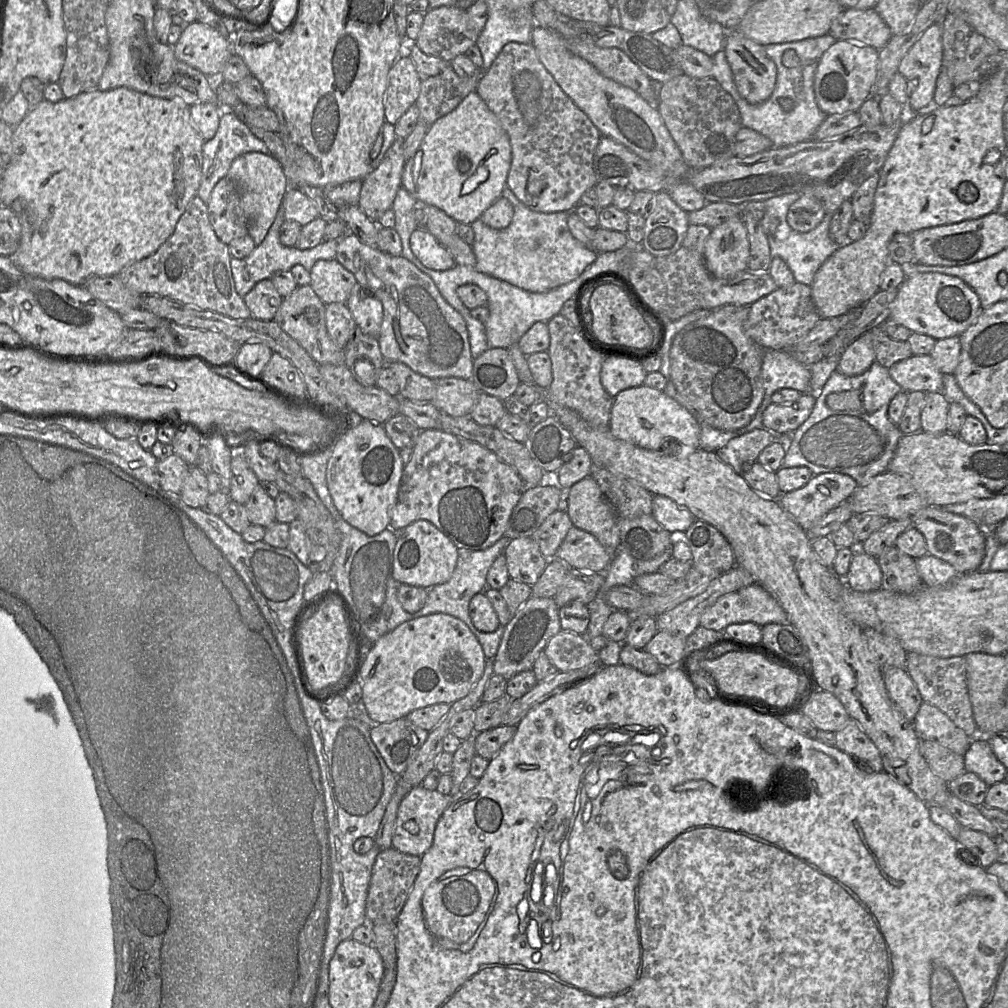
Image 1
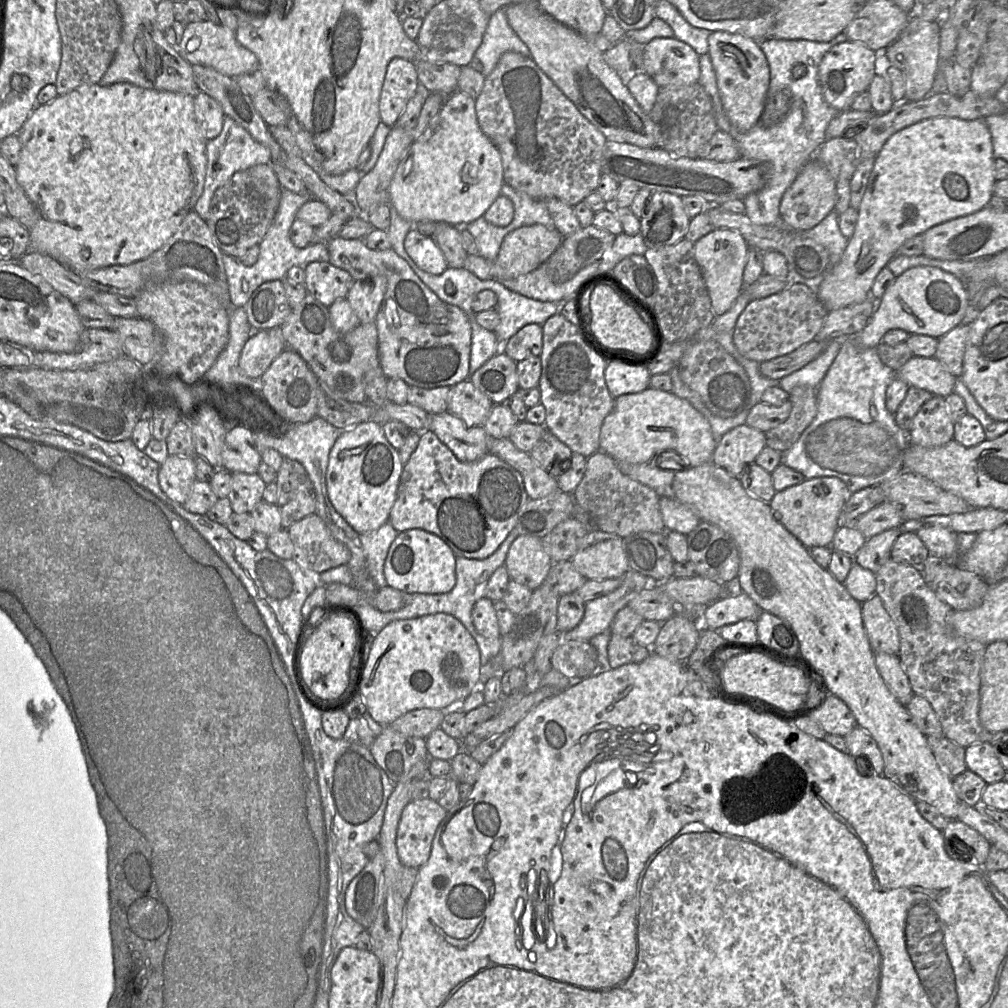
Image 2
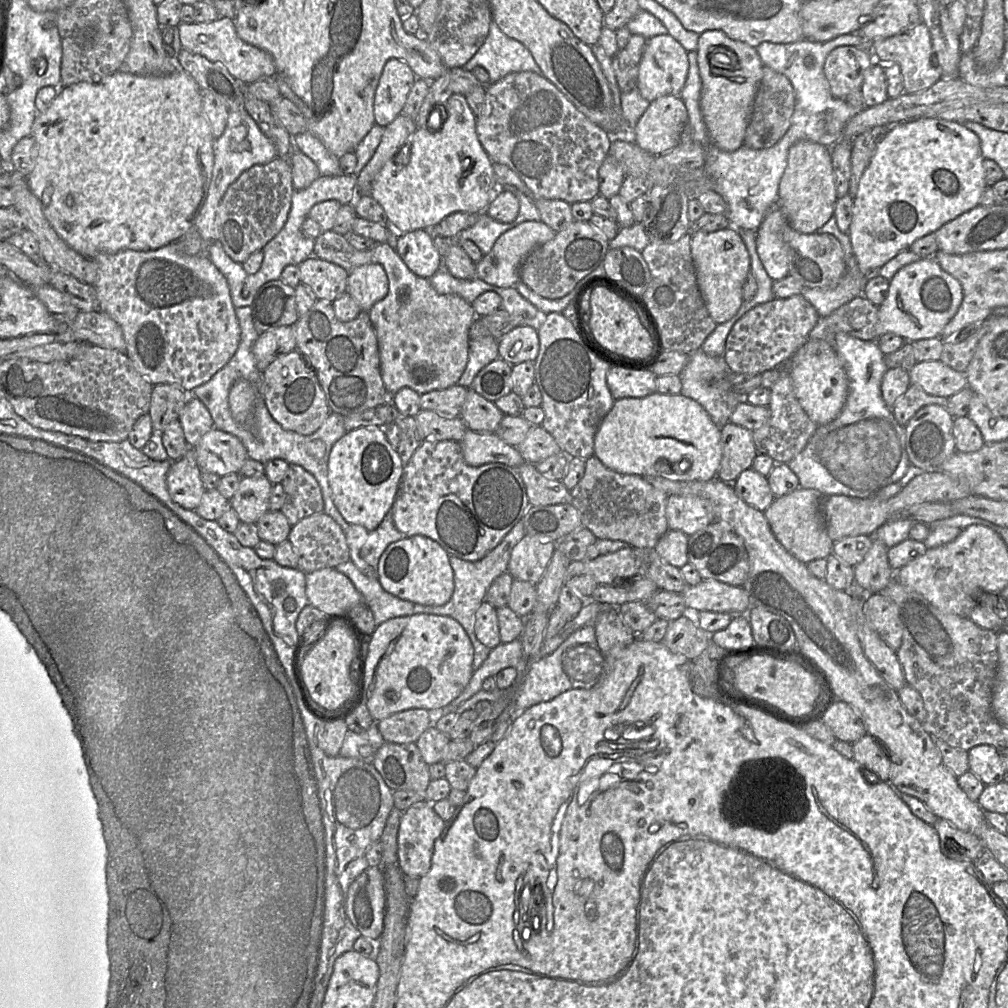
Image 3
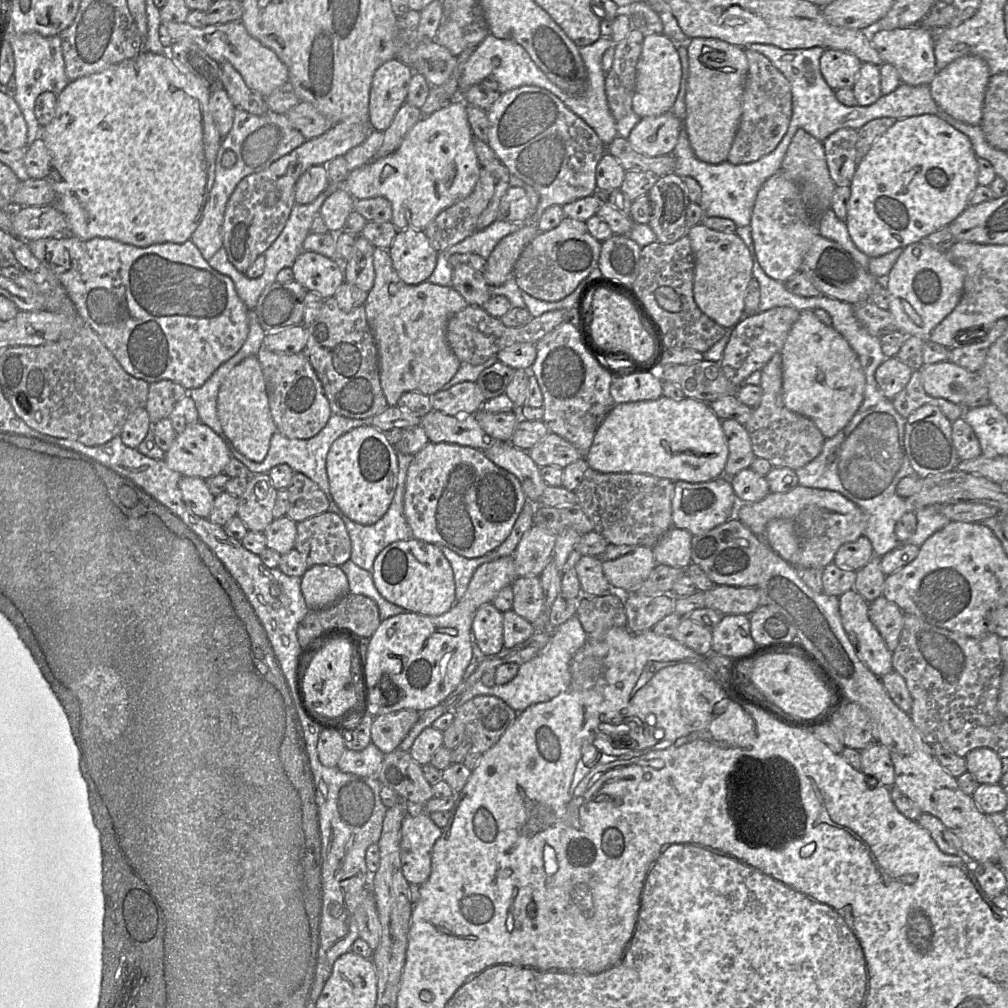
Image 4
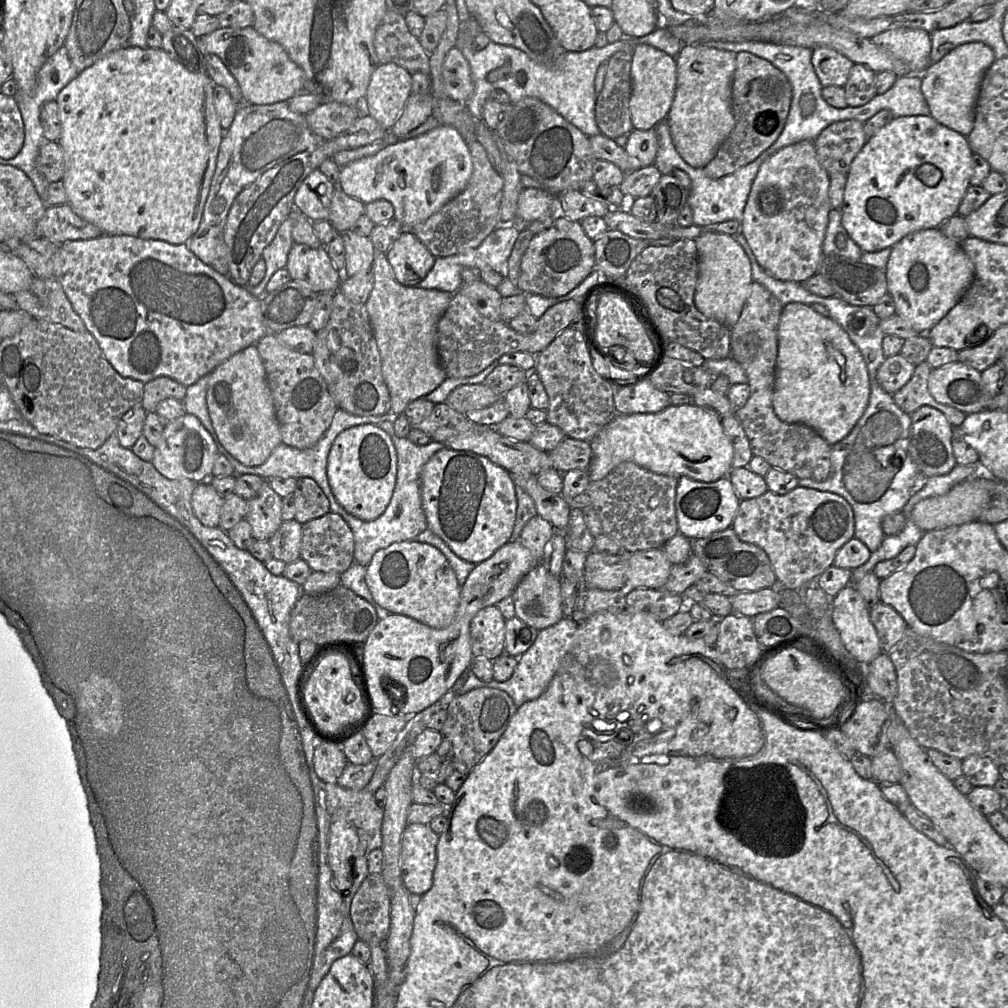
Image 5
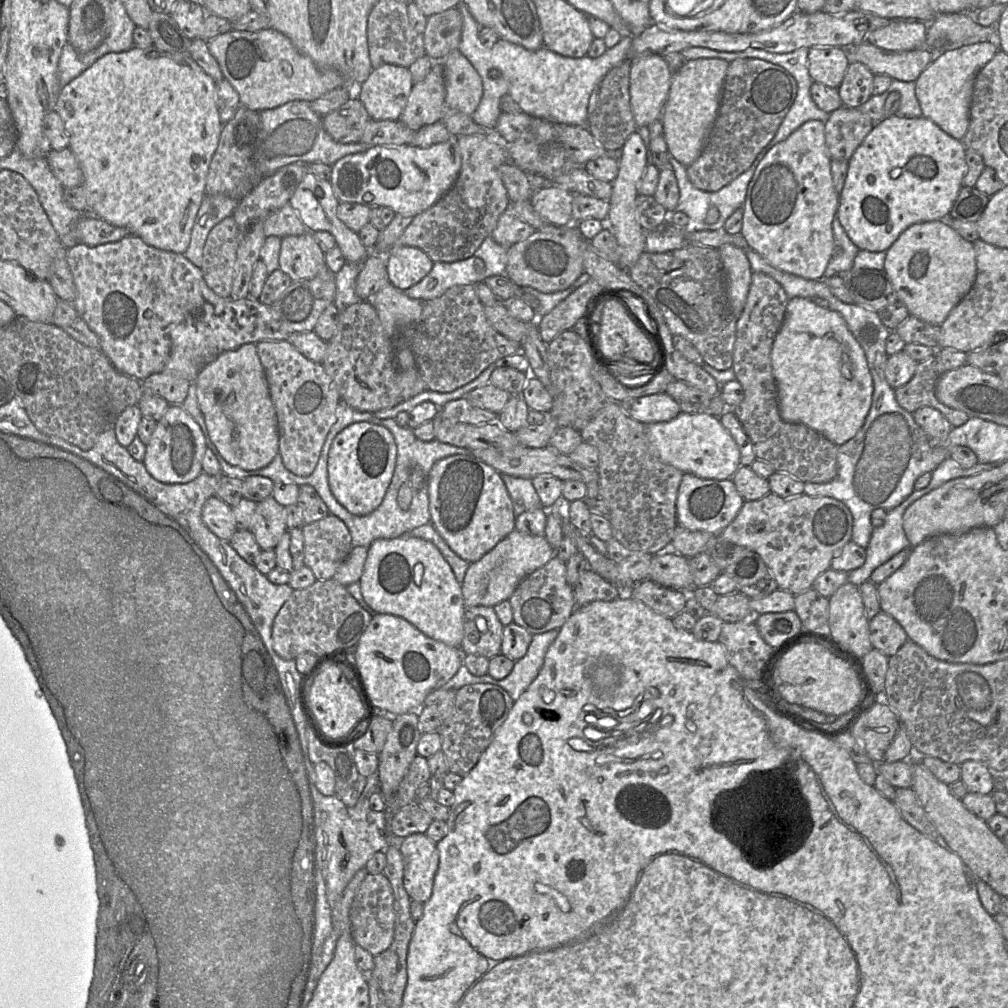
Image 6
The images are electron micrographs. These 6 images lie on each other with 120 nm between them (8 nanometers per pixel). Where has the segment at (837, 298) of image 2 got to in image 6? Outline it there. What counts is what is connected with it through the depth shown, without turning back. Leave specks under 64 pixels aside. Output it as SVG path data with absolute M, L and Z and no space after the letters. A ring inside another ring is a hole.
M892 115L875 122L873 129L848 161L848 171L839 193L837 217L850 240L868 251L886 251L909 226L947 220L967 172L966 147L926 117Z

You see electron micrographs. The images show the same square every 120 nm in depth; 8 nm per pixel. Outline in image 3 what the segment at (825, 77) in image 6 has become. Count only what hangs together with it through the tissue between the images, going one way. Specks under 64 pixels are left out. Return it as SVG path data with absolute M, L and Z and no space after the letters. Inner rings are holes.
M840 46L833 49L823 66L832 95L845 99L850 92L860 89L865 71L875 61L867 47Z

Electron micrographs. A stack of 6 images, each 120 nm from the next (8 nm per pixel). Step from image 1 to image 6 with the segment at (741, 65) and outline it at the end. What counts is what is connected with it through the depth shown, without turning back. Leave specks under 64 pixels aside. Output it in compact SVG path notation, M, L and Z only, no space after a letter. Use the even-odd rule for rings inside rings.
M720 58L686 60L673 73L669 94L661 117L668 151L688 167L701 154L716 119L729 62Z

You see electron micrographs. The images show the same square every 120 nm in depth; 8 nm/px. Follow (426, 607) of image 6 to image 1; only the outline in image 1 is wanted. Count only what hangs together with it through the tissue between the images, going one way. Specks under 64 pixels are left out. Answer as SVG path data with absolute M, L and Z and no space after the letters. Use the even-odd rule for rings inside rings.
M418 520L398 532L393 551L391 575L398 584L424 589L447 582L456 567L458 548L437 527L427 520Z

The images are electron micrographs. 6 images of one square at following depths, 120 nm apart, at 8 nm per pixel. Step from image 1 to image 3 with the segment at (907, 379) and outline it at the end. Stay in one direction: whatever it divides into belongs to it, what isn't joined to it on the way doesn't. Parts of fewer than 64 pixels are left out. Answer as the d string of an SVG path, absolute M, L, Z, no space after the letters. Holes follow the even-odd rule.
M939 360L917 362L909 371L911 384L919 385L933 396L951 397L968 385L965 372L958 372Z

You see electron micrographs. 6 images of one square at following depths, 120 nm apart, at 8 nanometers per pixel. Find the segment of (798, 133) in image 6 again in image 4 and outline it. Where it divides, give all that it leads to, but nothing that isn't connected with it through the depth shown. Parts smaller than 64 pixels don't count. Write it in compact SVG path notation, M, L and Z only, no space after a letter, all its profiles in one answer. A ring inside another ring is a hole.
M782 170L769 177L760 188L752 210L751 236L758 262L763 271L772 279L785 283L794 274L800 272L805 254L818 233L817 220L807 211L799 185L787 179Z

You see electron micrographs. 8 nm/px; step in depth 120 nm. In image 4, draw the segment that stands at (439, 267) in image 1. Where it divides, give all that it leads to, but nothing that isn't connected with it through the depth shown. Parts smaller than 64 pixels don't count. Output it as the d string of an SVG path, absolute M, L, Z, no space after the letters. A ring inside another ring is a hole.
M423 230L398 231L388 249L399 278L409 285L417 285L433 273L438 252L431 246Z

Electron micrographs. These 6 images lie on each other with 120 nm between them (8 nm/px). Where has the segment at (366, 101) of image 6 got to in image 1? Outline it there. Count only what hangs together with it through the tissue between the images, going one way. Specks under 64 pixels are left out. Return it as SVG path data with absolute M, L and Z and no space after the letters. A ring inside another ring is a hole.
M404 53L395 61L387 75L384 92L385 121L395 124L416 102L421 87L421 77L411 57Z

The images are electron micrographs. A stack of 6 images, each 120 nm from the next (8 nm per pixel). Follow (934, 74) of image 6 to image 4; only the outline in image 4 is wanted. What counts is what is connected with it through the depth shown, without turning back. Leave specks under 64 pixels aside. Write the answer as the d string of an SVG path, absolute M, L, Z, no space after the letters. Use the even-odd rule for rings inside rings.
M968 55L956 59L945 68L938 70L929 87L934 101L941 110L962 122L980 125L990 76L989 67L982 58Z

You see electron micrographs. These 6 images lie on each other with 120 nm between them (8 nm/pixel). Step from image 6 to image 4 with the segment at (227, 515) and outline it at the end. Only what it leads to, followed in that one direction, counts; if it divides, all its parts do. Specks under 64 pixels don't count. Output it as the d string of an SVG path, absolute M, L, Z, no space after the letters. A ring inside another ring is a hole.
M182 476L179 488L185 504L196 515L208 518L215 496L210 492L206 480L199 477Z

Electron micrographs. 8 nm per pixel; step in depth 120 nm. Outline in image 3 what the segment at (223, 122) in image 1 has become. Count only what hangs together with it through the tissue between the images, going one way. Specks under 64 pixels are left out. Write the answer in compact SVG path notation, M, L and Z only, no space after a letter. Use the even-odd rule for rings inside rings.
M246 109L229 112L224 133L218 139L215 139L213 149L214 167L208 196L194 221L194 227L207 244L218 240L216 214L221 199L228 187L234 183L244 171L255 165L267 164L278 156L274 143L262 132Z

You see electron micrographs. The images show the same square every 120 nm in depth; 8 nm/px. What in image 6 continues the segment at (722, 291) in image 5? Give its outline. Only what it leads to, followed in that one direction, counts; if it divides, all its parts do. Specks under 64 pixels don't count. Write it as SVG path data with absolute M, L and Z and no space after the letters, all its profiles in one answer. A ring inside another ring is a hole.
M731 243L722 245L718 250L724 267L729 304L733 313L740 316L746 303L753 271L745 250Z

